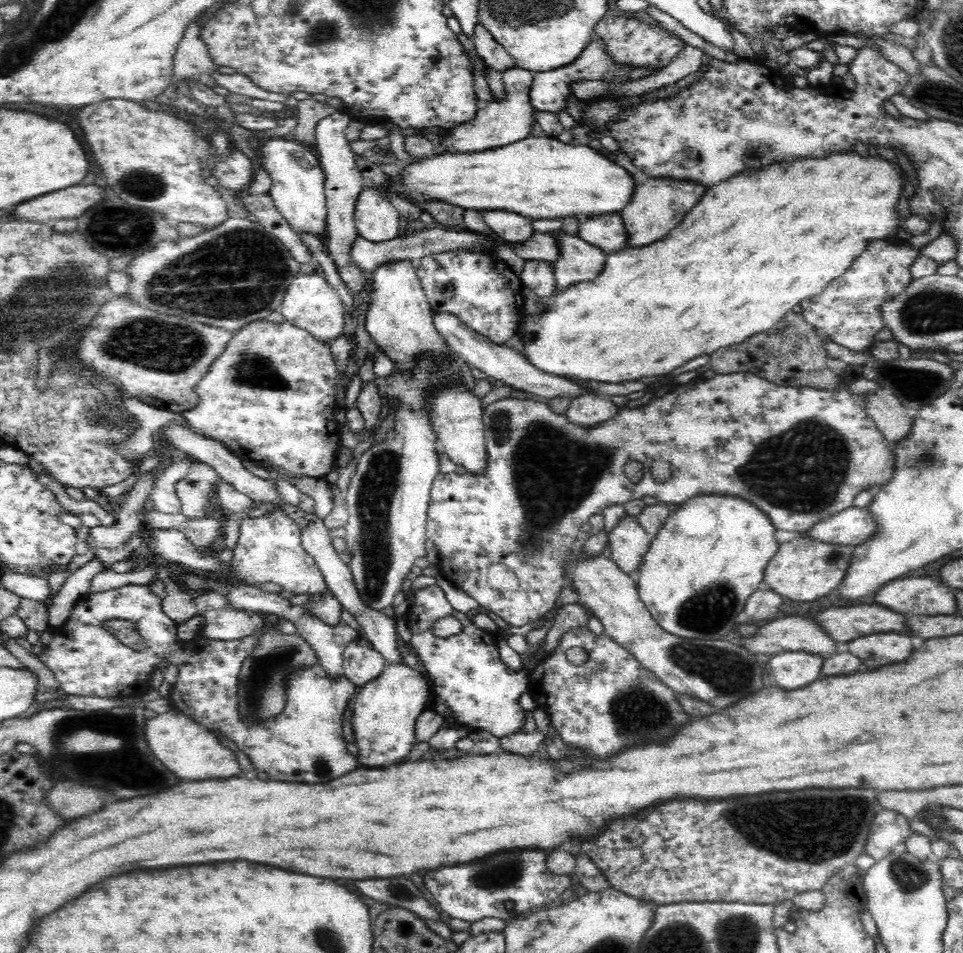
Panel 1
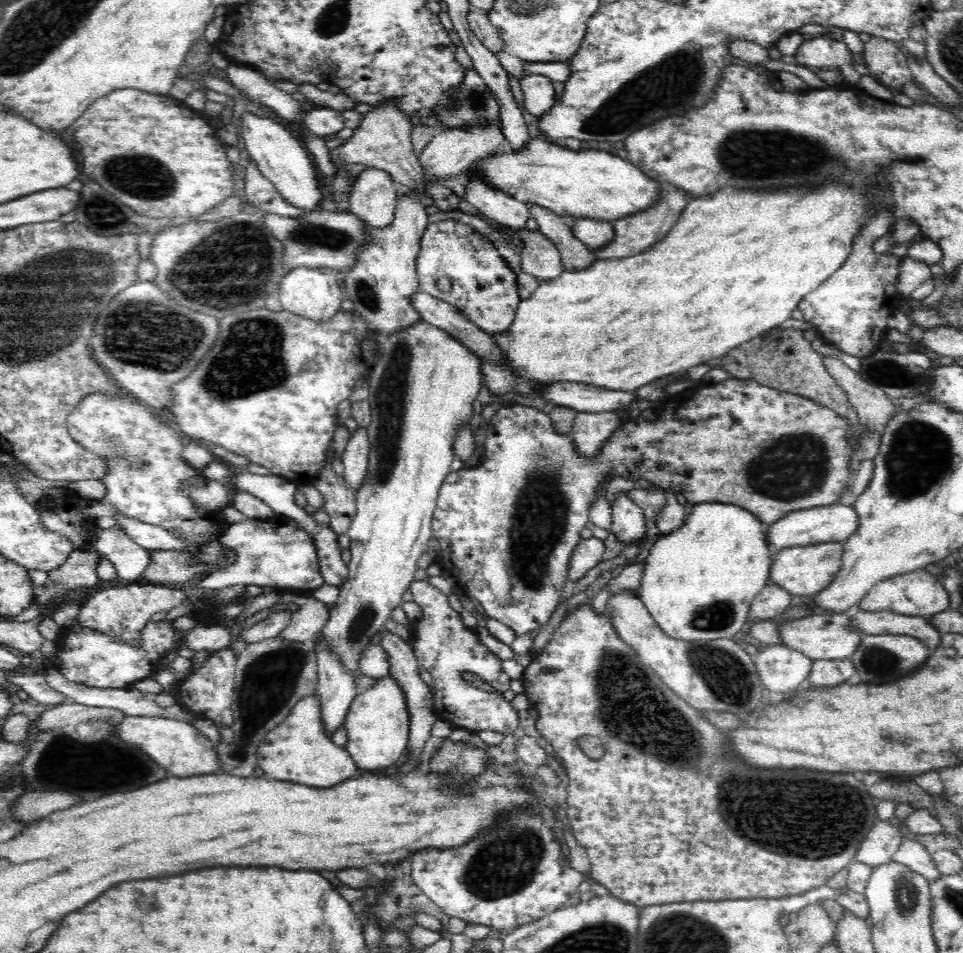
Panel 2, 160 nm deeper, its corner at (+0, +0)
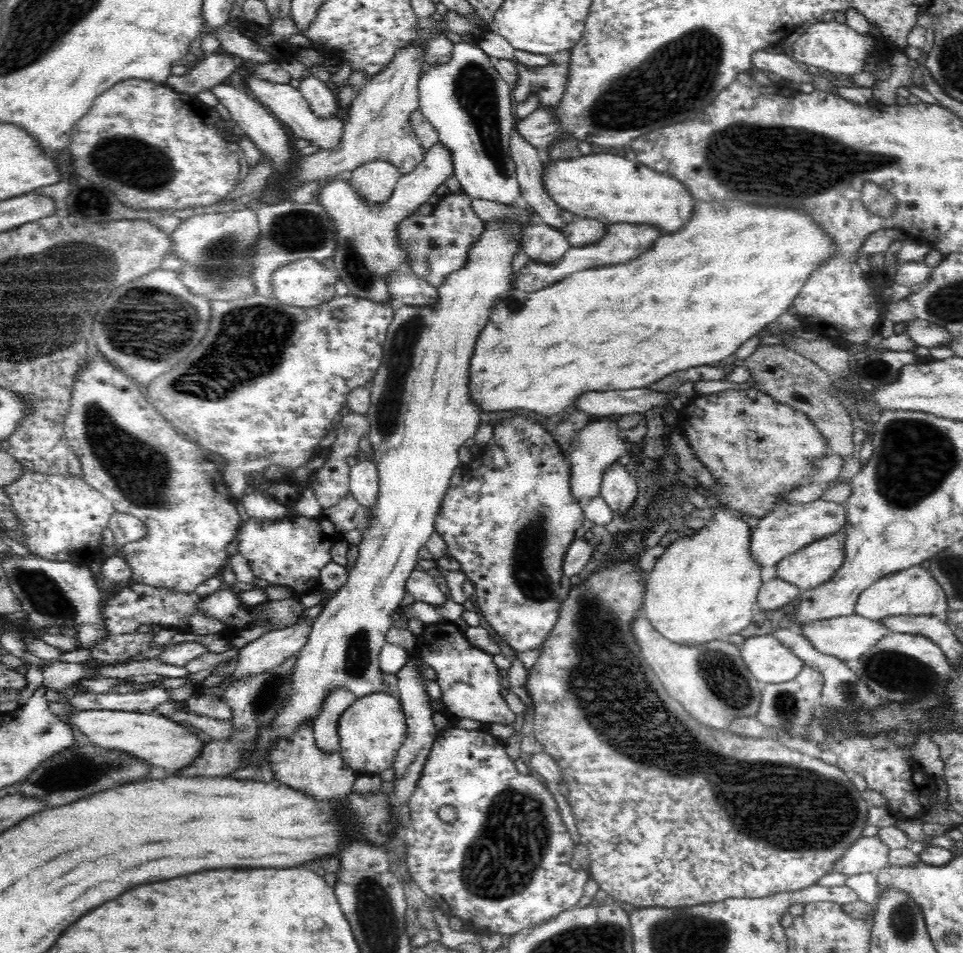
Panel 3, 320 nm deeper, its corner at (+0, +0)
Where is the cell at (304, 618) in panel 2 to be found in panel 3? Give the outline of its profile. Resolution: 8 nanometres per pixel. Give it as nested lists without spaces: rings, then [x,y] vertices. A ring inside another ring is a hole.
[[[305,620],[300,625],[290,626],[282,630],[272,630],[242,647],[239,651],[236,669],[231,676],[230,683],[240,680],[240,678],[246,678],[246,676],[256,676],[256,674],[274,670],[274,668],[282,666],[286,662],[286,658],[296,656],[306,644],[312,624],[314,624],[314,620]]]

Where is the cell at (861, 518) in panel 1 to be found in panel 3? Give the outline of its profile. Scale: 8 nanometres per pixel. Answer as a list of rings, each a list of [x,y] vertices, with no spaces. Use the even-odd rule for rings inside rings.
[[[820,498],[806,504],[780,504],[759,519],[757,526],[751,530],[750,554],[760,568],[776,567],[789,554],[840,532],[845,522],[846,513],[841,503]]]

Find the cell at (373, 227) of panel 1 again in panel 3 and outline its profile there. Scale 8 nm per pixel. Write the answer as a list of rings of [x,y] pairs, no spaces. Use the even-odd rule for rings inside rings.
[[[378,159],[363,162],[347,174],[347,179],[362,199],[385,203],[402,175],[392,163]]]

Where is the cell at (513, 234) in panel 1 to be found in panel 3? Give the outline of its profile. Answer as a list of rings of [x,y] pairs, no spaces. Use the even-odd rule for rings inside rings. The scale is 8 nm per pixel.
[[[454,44],[449,60],[421,74],[418,110],[436,128],[440,144],[450,151],[453,174],[472,200],[519,204],[520,185],[510,149],[510,134],[515,128],[510,86],[494,69],[493,58],[477,44]]]

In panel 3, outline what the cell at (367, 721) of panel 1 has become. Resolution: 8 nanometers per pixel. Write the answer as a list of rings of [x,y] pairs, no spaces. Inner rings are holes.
[[[388,692],[357,697],[338,720],[339,750],[345,763],[360,774],[378,774],[392,768],[397,752],[407,734],[406,717],[401,700]]]

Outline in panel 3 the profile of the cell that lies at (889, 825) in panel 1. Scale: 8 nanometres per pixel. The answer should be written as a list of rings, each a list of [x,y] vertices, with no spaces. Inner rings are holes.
[[[879,836],[861,837],[856,840],[845,856],[842,856],[833,870],[849,876],[864,874],[864,872],[877,873],[888,866],[890,850]]]

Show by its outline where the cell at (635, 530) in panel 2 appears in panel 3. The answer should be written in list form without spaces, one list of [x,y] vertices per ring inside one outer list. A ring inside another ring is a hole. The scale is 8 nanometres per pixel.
[[[624,460],[618,461],[604,471],[600,496],[616,513],[622,515],[633,507],[638,491],[637,481],[630,476],[624,467]]]

